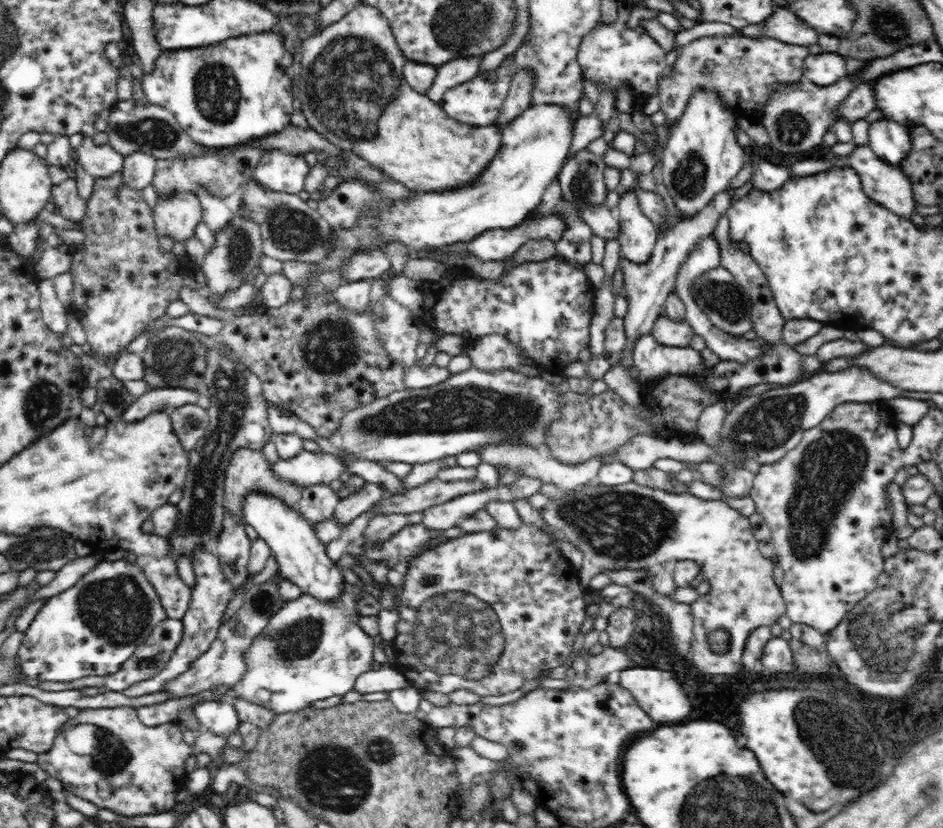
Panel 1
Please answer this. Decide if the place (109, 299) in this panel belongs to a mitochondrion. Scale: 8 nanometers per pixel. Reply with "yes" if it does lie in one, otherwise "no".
no

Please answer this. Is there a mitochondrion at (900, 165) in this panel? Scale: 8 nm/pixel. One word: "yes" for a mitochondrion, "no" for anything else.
no

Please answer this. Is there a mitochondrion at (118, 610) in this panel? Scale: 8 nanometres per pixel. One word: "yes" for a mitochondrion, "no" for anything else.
yes

